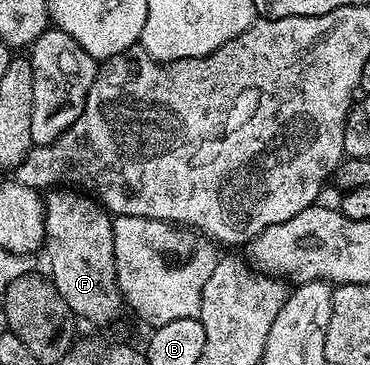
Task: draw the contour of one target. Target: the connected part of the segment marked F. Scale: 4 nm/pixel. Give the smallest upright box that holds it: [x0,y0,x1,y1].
[44,190,124,324]

